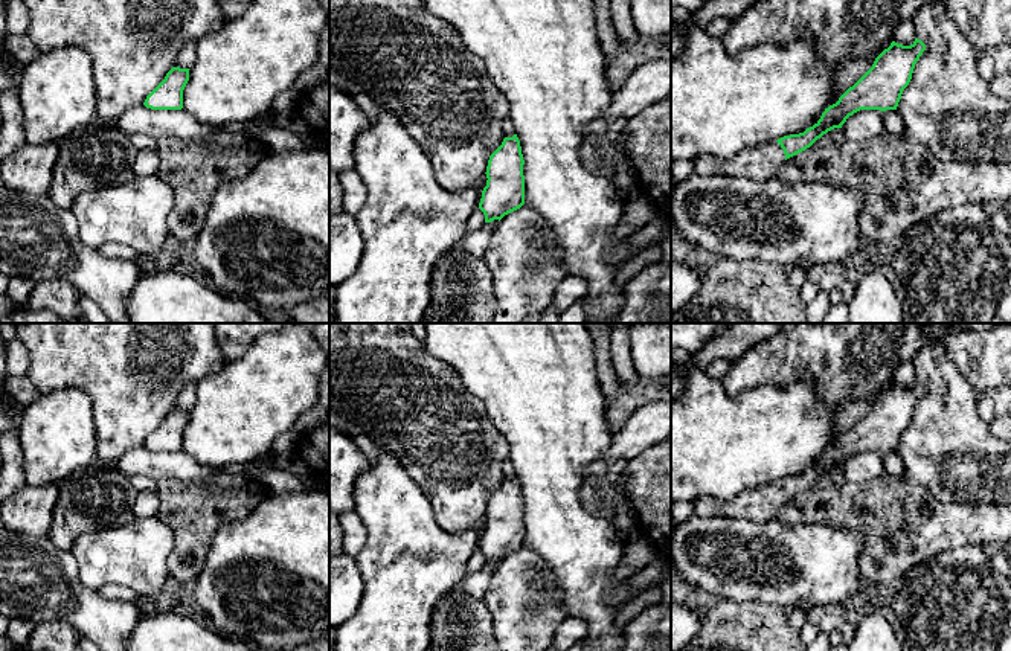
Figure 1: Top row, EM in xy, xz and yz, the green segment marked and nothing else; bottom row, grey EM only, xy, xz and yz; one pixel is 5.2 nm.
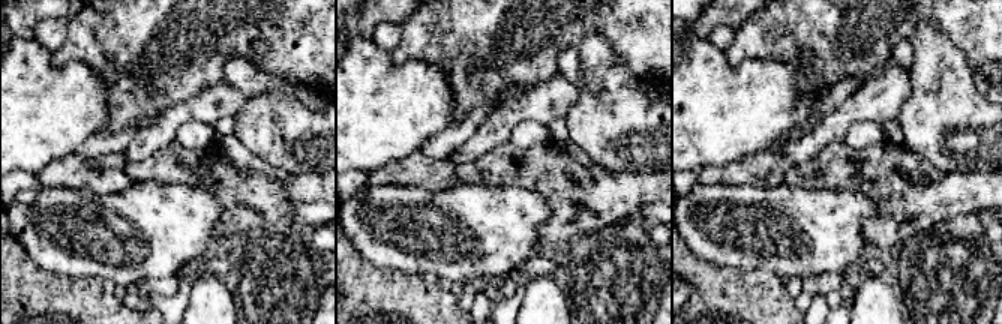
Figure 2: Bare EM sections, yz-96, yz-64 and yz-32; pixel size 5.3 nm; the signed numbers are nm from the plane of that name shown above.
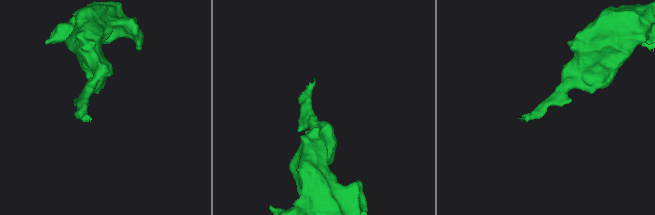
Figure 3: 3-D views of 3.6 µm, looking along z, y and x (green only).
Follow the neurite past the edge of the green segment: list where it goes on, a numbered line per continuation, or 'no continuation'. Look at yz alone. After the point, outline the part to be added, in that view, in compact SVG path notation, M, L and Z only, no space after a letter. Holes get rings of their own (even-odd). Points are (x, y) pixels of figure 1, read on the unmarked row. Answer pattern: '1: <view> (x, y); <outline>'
1: yz (763, 503); M773 482L759 488L744 489L730 499L701 497L694 503L698 517L724 517L765 523L775 520L785 495L781 486Z

